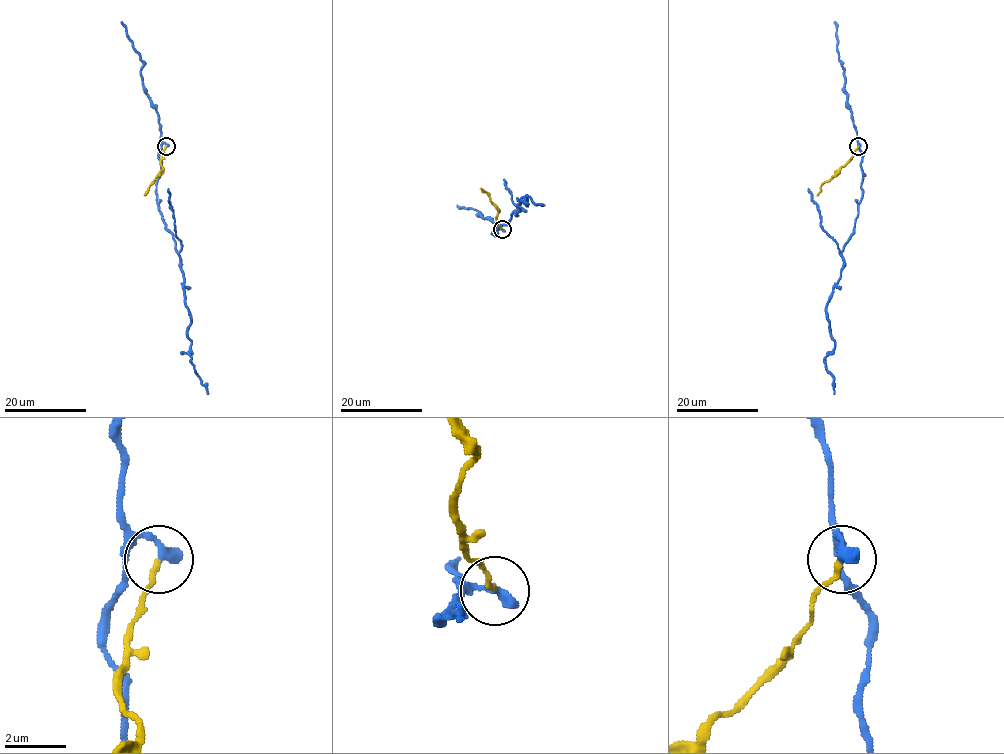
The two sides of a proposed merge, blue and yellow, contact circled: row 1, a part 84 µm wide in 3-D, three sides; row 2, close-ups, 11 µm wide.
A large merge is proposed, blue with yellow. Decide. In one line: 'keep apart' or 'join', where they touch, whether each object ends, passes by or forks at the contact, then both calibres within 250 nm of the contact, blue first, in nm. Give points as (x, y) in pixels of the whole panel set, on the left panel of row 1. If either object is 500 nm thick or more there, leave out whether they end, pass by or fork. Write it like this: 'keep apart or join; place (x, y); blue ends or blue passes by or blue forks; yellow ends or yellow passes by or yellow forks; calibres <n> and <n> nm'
keep apart; place (166, 146); blue ends; yellow ends; calibres 360 and 160 nm

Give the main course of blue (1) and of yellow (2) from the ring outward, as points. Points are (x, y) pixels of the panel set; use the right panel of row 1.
1: (858, 145), (862, 199), (826, 306), (834, 348), (824, 363), (834, 393)
2: (858, 145), (853, 157), (821, 185), (817, 195)

